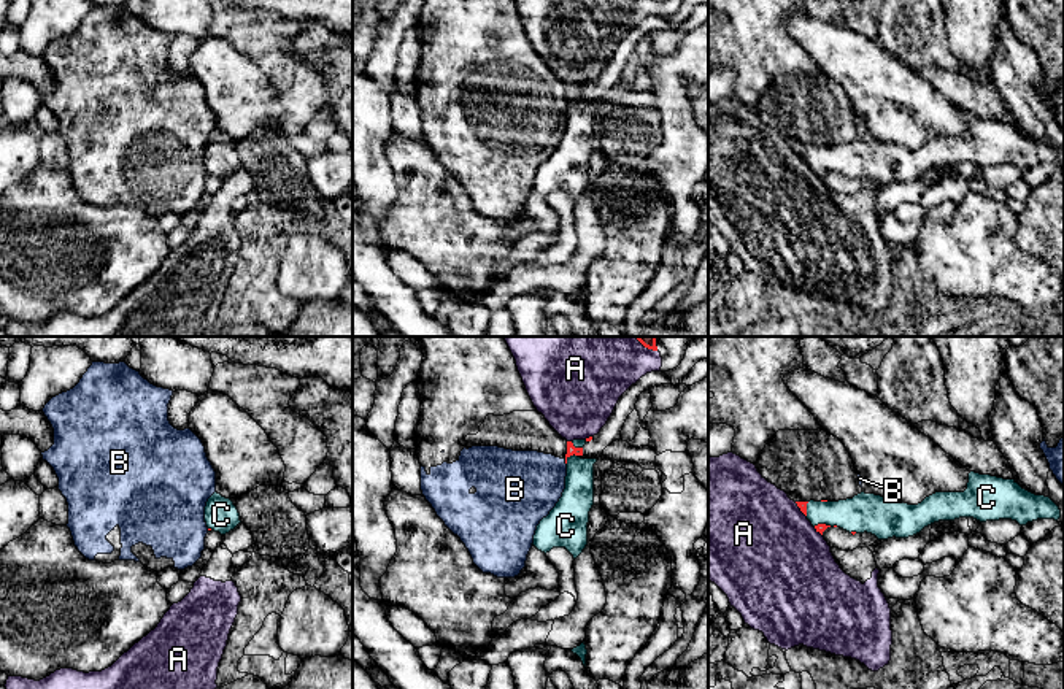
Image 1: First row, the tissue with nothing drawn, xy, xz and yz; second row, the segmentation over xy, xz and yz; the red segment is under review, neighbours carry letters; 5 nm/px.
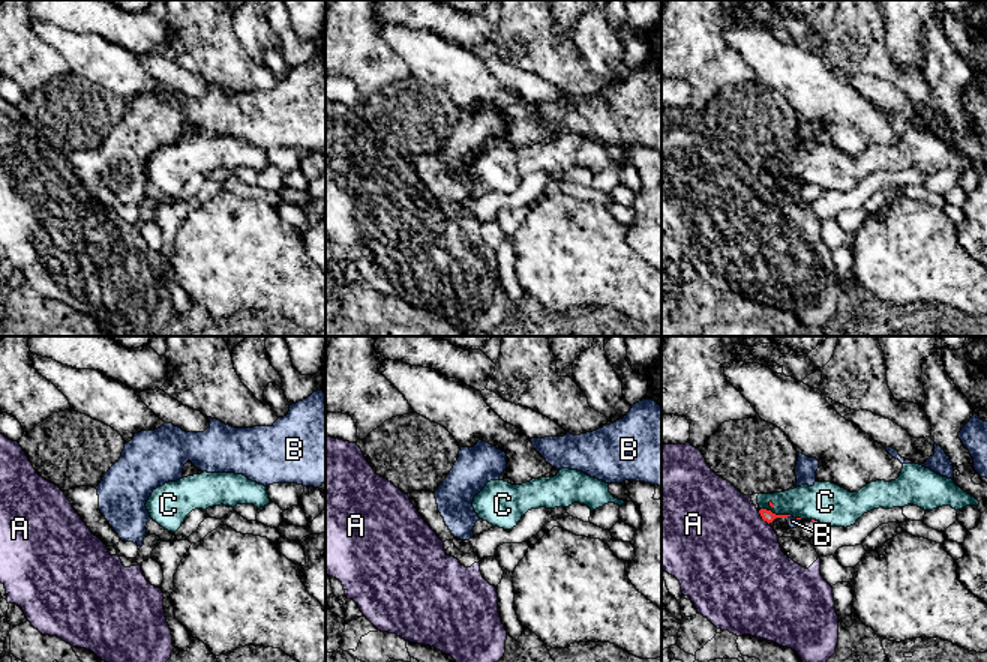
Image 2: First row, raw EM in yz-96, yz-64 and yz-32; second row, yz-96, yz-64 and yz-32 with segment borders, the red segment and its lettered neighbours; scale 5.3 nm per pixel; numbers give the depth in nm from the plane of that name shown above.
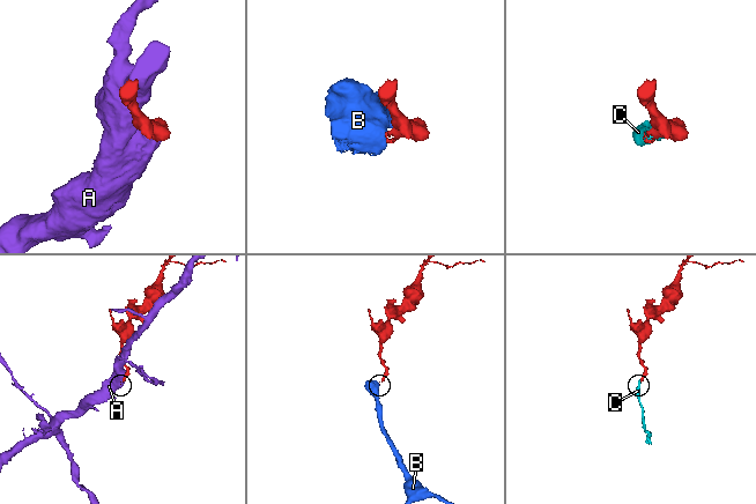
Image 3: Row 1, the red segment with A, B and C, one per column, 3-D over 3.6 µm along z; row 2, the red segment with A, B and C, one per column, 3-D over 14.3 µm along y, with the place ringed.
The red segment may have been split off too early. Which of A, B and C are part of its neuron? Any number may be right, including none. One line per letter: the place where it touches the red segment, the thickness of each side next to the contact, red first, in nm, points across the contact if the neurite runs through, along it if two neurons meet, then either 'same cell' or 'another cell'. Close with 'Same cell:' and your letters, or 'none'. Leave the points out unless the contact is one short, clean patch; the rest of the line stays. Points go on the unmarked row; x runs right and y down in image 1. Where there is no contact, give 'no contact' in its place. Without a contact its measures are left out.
A: meets red in xz at (569, 86); 50 nm thick on the red side, 400 nm on the other; another cell
B: meets red in xz at (566, 107); 50 nm thick on the red side, 360 nm on the other; border along xz (564, 103), (566, 108); another cell
C: meets red in xz at (570, 99); 50 nm thick on the red side, 160 nm on the other; runs through xz (570, 94), (570, 99), (577, 111), (577, 145); same cell
Same cell: C

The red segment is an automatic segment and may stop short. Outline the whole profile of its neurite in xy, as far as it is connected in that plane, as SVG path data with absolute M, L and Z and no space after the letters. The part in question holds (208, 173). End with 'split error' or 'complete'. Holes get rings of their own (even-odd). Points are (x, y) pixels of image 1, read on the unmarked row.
M214 137L208 143L205 151L205 167L208 175L214 175L221 179L226 179L233 175L241 165L233 146Z | split error

